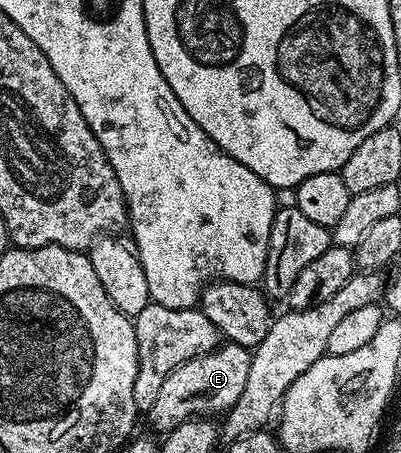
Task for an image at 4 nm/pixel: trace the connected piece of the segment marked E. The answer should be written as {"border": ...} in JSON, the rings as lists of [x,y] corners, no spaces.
{"border":[[[226,341],[209,354],[200,354],[187,364],[179,364],[167,380],[163,380],[163,388],[159,388],[159,396],[155,396],[155,404],[147,411],[149,422],[157,430],[168,432],[179,424],[198,416],[224,415],[239,400],[243,388],[247,388],[247,368],[251,368],[250,351],[244,346]]]}

